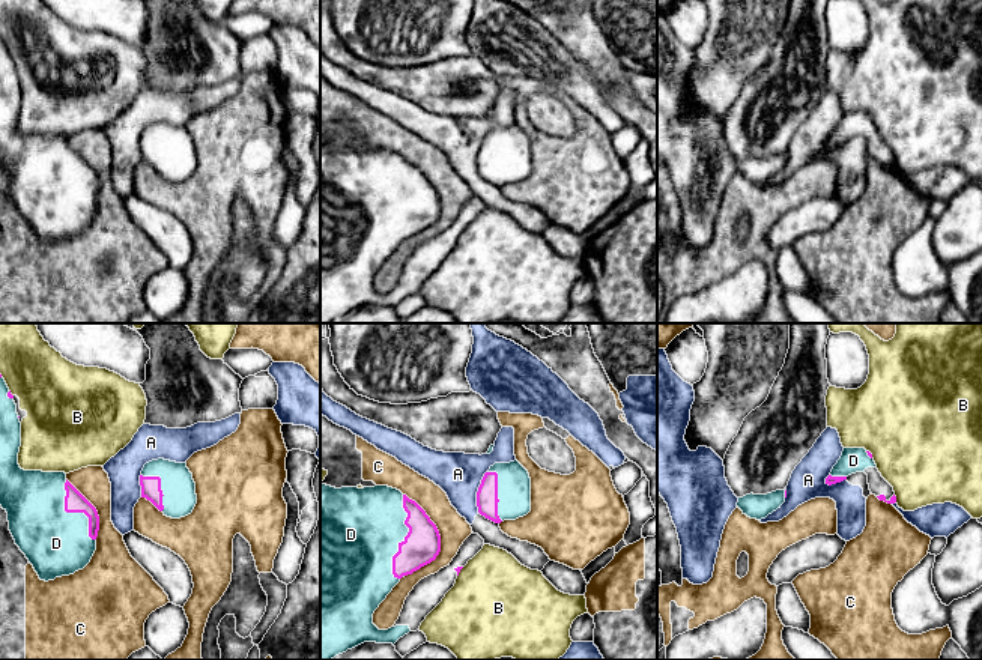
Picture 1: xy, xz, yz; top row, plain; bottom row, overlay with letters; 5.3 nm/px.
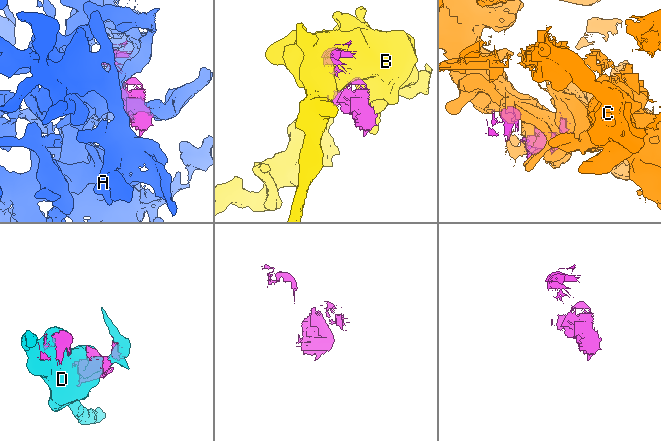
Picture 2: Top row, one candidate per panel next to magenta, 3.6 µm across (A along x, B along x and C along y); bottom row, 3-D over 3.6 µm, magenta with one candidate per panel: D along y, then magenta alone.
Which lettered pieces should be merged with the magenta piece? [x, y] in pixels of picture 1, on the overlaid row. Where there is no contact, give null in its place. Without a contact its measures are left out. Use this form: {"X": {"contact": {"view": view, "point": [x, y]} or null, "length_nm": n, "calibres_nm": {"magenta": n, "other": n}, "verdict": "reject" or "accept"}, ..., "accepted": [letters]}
{"A": {"contact": {"view": "xz", "point": [477, 492]}, "length_nm": 240, "calibres_nm": {"magenta": 110, "other": 240}, "verdict": "reject"}, "B": {"contact": {"view": "xz", "point": [459, 572]}, "length_nm": 70, "calibres_nm": {"magenta": 20, "other": 480}, "verdict": "reject"}, "C": {"contact": {"view": "xz", "point": [439, 538]}, "length_nm": 440, "calibres_nm": {"magenta": 200, "other": 160}, "verdict": "reject"}, "D": {"contact": {"view": "xz", "point": [405, 537]}, "length_nm": 460, "calibres_nm": {"magenta": 200, "other": 440}, "verdict": "accept"}, "accepted": ["D"]}

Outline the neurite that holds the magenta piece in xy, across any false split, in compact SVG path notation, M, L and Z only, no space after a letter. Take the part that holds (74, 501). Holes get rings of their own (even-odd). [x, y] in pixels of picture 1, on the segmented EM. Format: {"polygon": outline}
{"polygon": "M0 374L0 505L8 513L9 531L41 580L74 574L90 562L96 550L98 511L66 480L65 472L21 469L20 447L21 422L17 404Z"}

